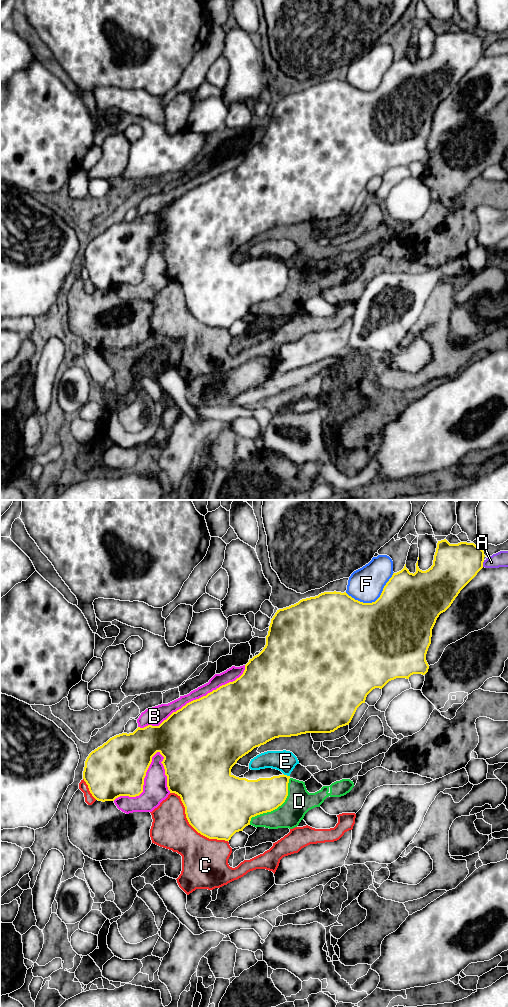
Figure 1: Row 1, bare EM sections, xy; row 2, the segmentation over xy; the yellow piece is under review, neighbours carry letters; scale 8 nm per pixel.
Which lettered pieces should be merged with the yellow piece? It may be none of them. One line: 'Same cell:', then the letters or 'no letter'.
Same cell: no letter

